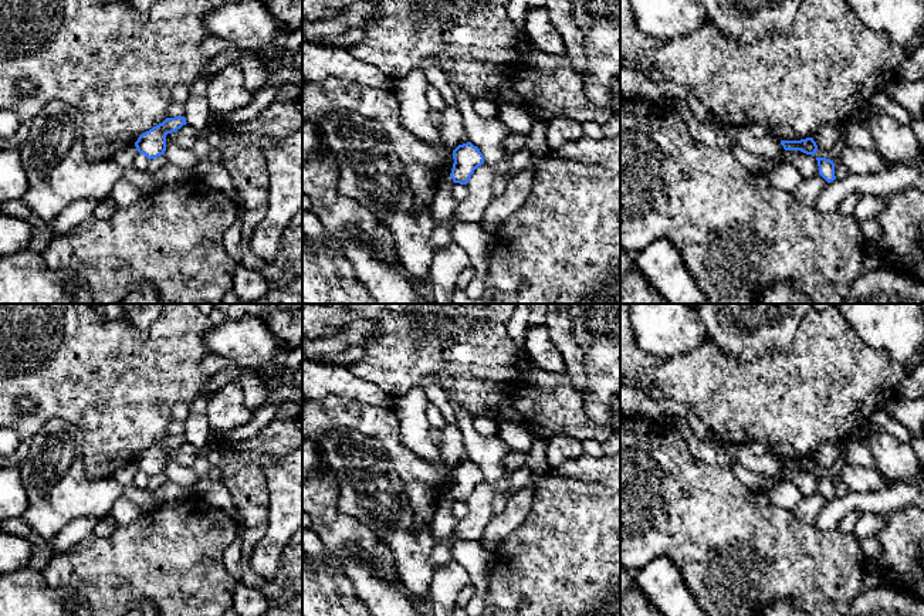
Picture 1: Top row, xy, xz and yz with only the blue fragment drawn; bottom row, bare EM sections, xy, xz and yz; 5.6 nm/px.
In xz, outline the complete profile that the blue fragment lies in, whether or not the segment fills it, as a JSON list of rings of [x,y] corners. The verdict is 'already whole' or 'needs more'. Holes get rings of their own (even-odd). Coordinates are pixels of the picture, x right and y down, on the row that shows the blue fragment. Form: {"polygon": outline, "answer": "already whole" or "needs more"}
{"polygon": [[[471,142],[458,145],[453,150],[453,159],[450,177],[460,185],[467,185],[474,170],[484,163],[483,153]]], "answer": "already whole"}

